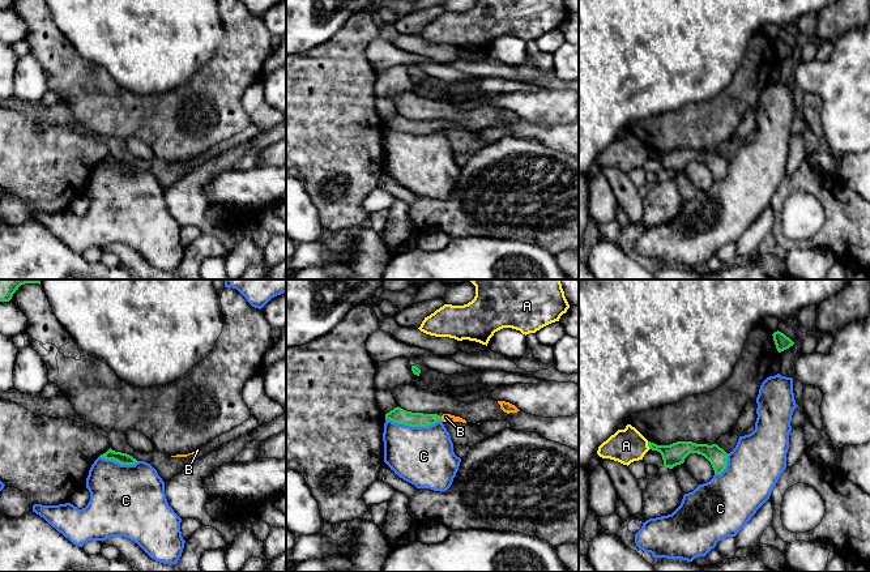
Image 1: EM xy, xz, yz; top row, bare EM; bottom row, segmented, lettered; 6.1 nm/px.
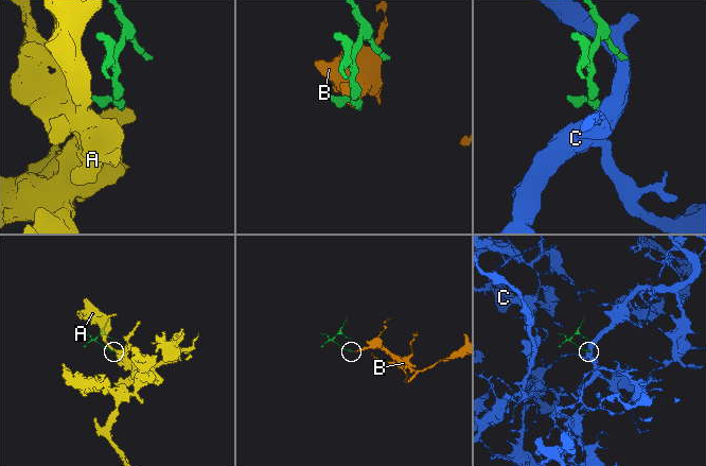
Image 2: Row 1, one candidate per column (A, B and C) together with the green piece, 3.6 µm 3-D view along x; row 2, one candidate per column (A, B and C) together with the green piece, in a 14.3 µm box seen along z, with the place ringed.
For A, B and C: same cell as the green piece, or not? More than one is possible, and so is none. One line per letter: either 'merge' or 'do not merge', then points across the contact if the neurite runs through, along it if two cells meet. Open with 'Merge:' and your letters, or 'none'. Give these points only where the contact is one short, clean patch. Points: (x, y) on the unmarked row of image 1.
Merge: B
A: do not merge; border yz (647, 149), (649, 156)
B: merge; way xz (414, 127), (440, 126), (446, 124)
C: do not merge; border xz (386, 126), (410, 133), (430, 133), (440, 128)

